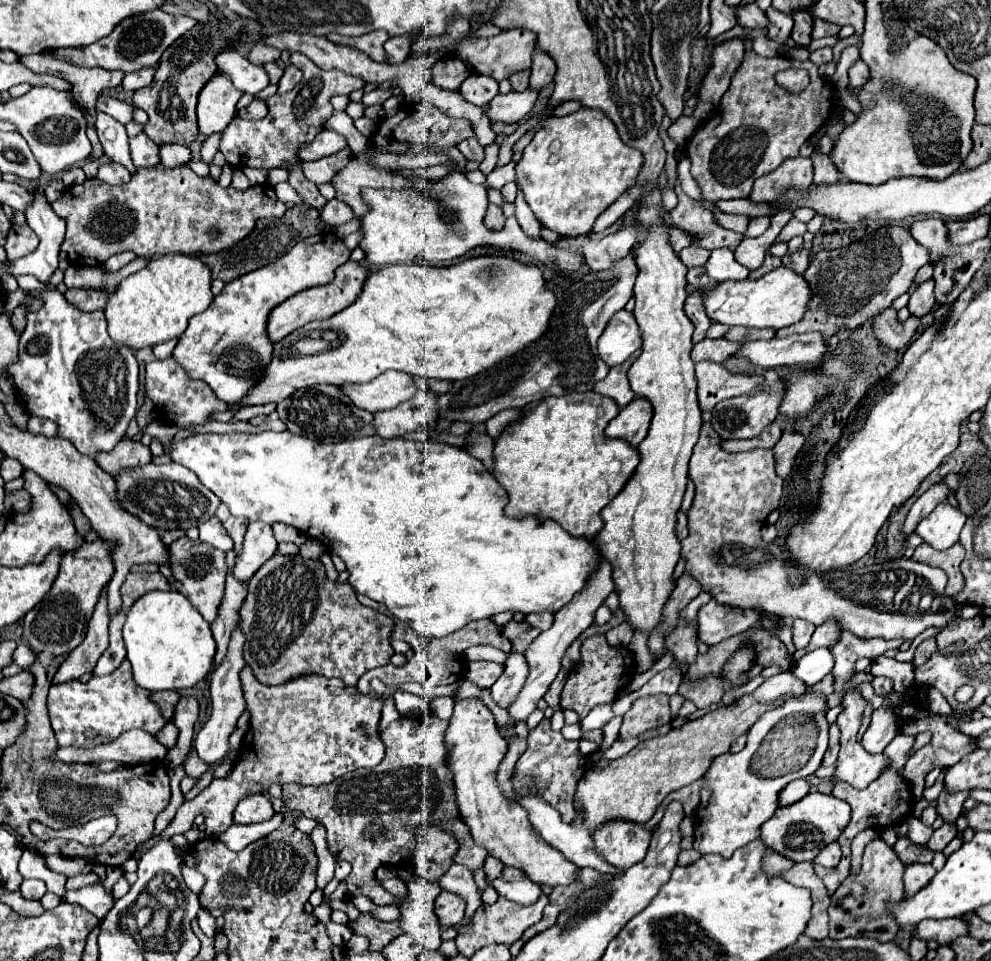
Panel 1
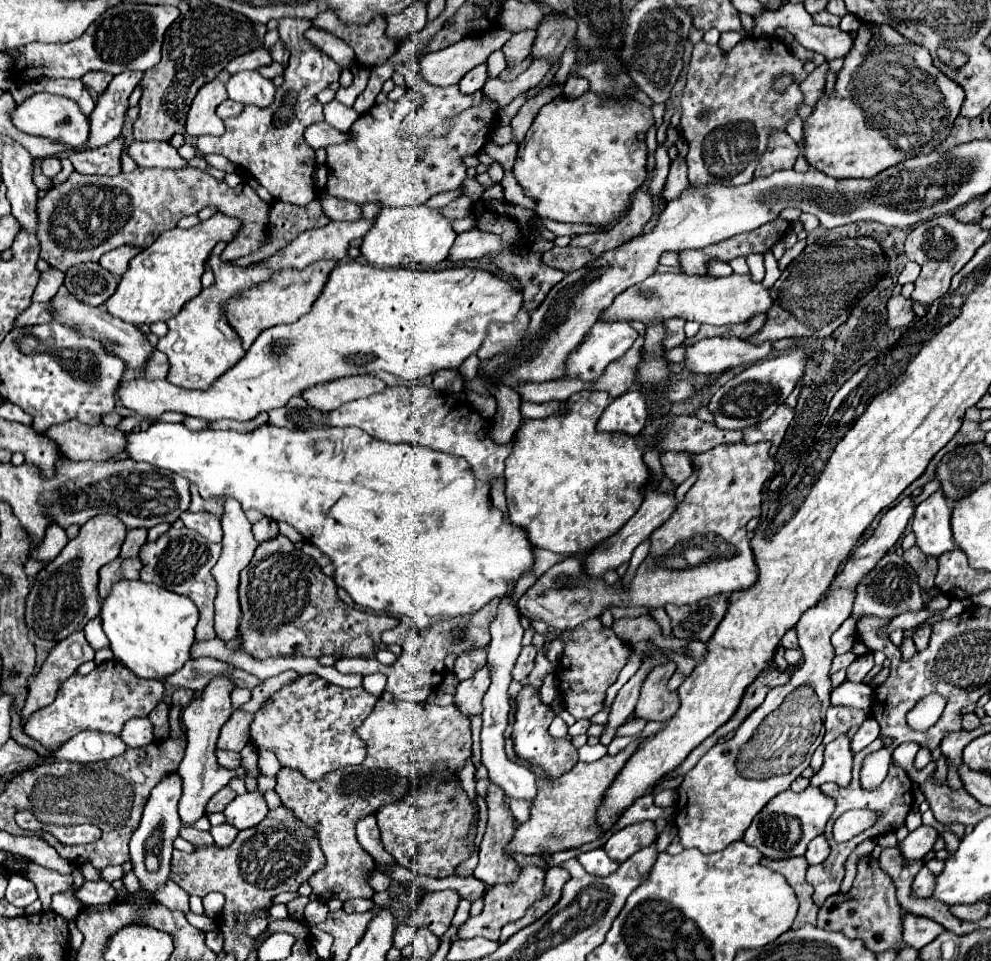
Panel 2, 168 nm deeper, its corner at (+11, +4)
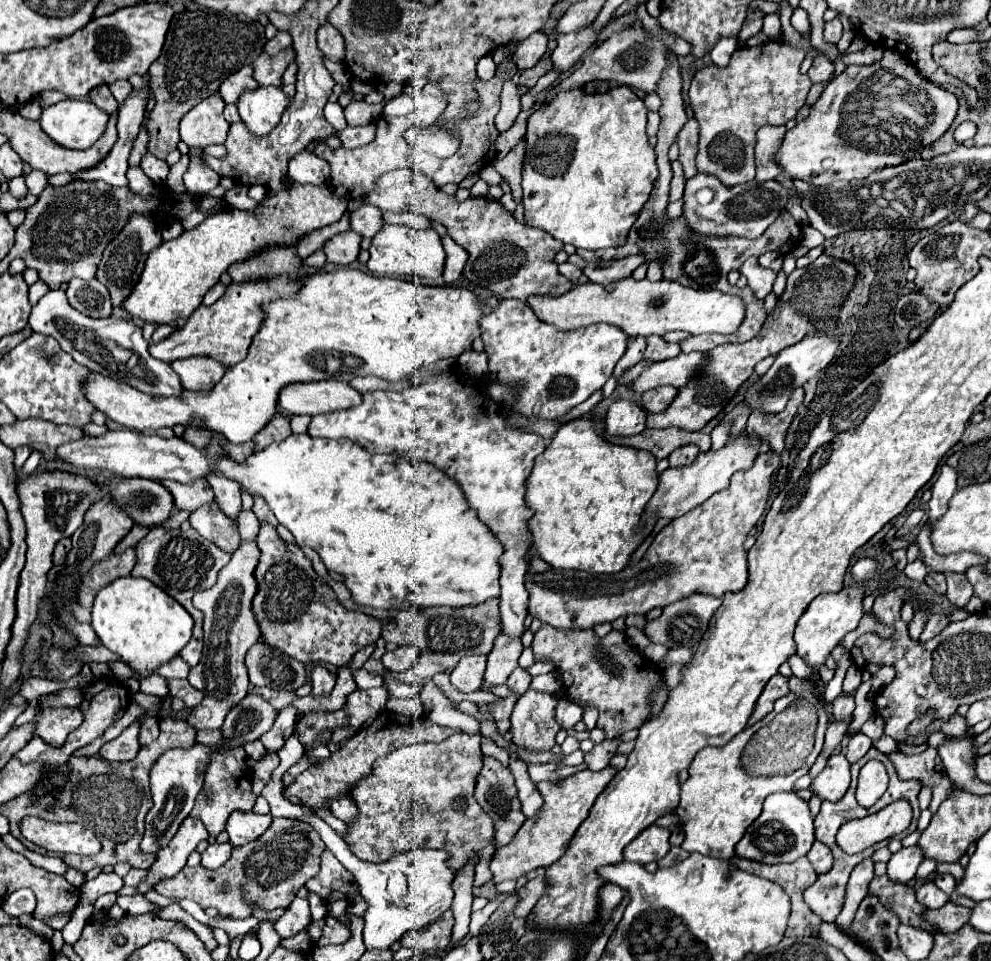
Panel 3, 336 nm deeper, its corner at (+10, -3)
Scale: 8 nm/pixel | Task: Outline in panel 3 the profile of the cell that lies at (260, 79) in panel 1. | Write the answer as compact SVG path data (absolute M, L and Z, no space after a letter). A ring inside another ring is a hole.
M257 88L241 96L239 116L251 134L267 136L281 122L289 106L291 98L287 98L281 88Z

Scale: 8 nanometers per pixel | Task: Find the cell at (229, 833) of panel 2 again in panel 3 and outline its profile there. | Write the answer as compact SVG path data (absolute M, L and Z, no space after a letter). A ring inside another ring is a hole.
M211 844L203 854L201 854L201 866L215 870L221 868L225 864L225 860L229 858L231 852L231 844Z

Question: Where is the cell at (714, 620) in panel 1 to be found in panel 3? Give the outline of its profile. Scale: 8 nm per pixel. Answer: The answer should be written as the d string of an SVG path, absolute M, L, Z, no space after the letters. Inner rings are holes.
M693 594L687 600L665 606L659 618L647 622L645 636L655 644L663 644L665 648L693 648L701 640L709 618L719 606L721 598Z

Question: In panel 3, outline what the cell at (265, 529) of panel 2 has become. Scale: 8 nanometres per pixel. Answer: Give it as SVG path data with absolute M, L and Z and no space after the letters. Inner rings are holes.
M241 510L239 516L237 516L237 526L239 526L241 540L255 540L257 538L259 520L253 514L253 510Z

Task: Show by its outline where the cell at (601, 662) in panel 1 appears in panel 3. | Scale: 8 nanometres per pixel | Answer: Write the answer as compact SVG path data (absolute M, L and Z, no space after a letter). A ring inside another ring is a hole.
M543 624L535 632L533 640L535 662L551 660L563 680L565 692L581 706L595 706L599 710L597 728L605 730L605 738L617 738L627 730L639 728L651 714L649 694L665 684L659 666L651 664L629 646L625 632L611 630L607 636L599 638L593 630L559 630Z

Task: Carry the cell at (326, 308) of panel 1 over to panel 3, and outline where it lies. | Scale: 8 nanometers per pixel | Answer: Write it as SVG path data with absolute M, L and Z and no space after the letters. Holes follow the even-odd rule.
M281 276L265 278L259 282L231 284L213 306L199 306L183 328L171 332L165 340L151 344L149 354L165 364L191 356L207 356L221 362L225 368L231 368L233 364L241 362L247 356L247 348L263 320L261 304L277 298L295 296L299 286L301 282L291 282L289 278L281 278Z

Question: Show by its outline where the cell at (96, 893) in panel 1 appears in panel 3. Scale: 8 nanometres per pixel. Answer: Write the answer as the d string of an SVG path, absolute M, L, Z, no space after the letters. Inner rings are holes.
M143 895L123 896L117 897L117 904L127 912L127 914L145 914L145 912L157 912L159 906L149 902Z

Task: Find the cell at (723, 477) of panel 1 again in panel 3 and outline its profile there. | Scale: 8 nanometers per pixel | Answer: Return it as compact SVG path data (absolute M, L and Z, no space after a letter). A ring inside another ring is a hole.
M767 452L767 454L757 456L753 468L745 472L737 472L729 488L717 492L705 504L673 520L659 534L655 534L645 556L635 566L629 566L619 574L607 576L607 574L589 574L589 572L577 572L577 570L561 570L561 568L553 568L539 556L533 556L525 574L525 588L529 592L529 614L533 614L533 618L539 618L541 622L547 622L555 628L587 630L587 628L593 628L595 624L613 622L621 616L647 614L651 608L657 608L657 606L665 608L697 592L721 598L725 592L735 592L735 590L745 588L747 552L743 550L743 542L747 538L747 532L757 524L757 520L761 518L765 510L769 490L771 490L771 474L777 470L777 466L779 466L777 452Z

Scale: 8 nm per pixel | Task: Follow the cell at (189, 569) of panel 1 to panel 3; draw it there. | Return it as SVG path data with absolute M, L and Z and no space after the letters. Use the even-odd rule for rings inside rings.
M151 528L149 534L137 544L137 564L133 568L133 576L141 576L163 588L169 596L173 596L195 620L193 636L189 644L179 652L179 656L189 664L195 666L201 658L201 612L191 604L193 594L211 588L217 582L219 570L229 562L229 554L217 548L213 542L203 538L197 530L165 530L165 528Z

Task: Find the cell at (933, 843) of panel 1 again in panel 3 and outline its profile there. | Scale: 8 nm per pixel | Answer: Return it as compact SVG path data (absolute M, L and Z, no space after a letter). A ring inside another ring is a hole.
M915 846L901 848L887 862L887 876L889 876L889 880L893 880L897 884L907 884L909 880L915 878L915 872L921 862L923 862L921 848L915 848Z

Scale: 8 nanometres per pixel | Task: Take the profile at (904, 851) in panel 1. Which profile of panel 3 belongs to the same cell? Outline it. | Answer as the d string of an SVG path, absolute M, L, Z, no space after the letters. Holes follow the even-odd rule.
M881 876L881 878L873 878L869 882L869 894L875 896L875 898L879 898L885 908L889 908L891 912L895 912L895 916L903 924L921 926L921 928L929 930L929 926L925 924L925 920L921 920L921 912L925 908L921 908L917 904L913 888L889 882L887 876Z

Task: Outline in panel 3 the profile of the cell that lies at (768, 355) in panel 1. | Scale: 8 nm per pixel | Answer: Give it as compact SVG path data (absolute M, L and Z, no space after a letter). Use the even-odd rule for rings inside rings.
M691 352L691 354L679 354L671 360L655 362L649 368L645 368L639 378L633 380L631 390L633 392L647 392L657 386L683 386L687 384L695 372L699 372L701 364L705 364L705 354L703 352Z

